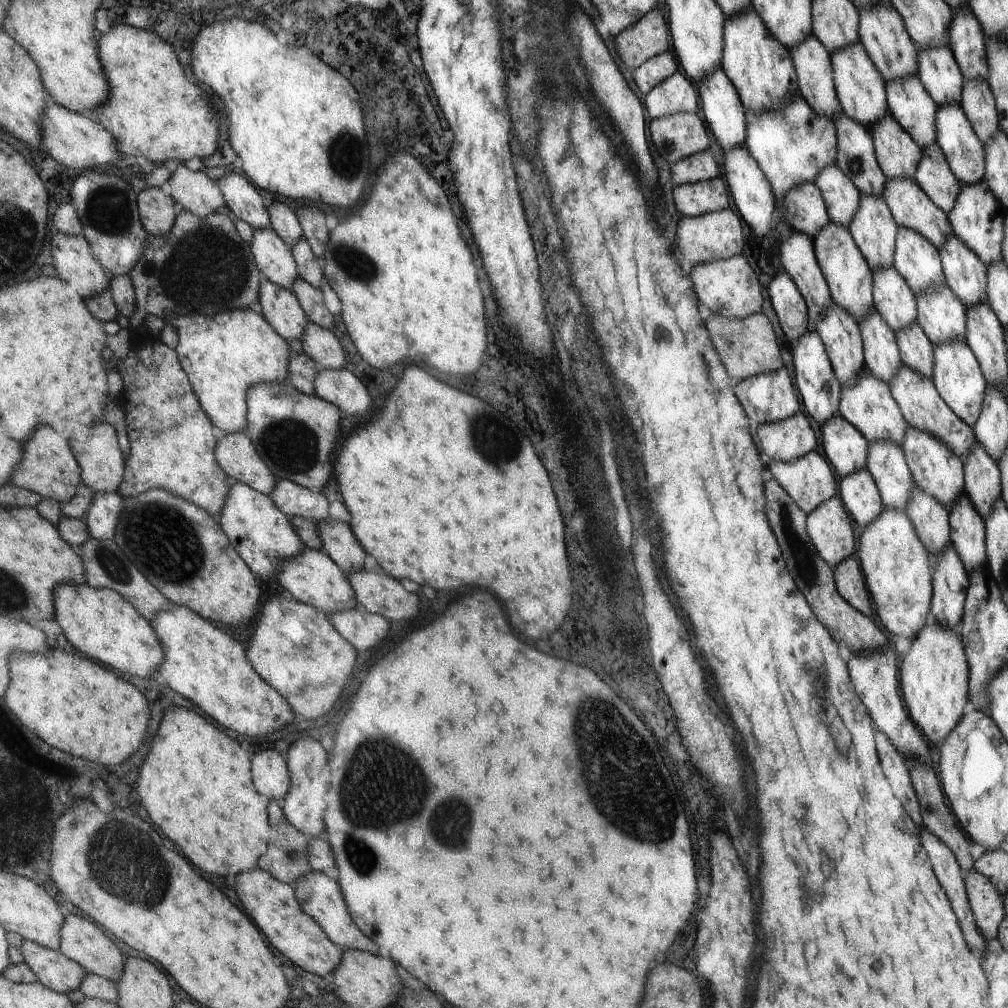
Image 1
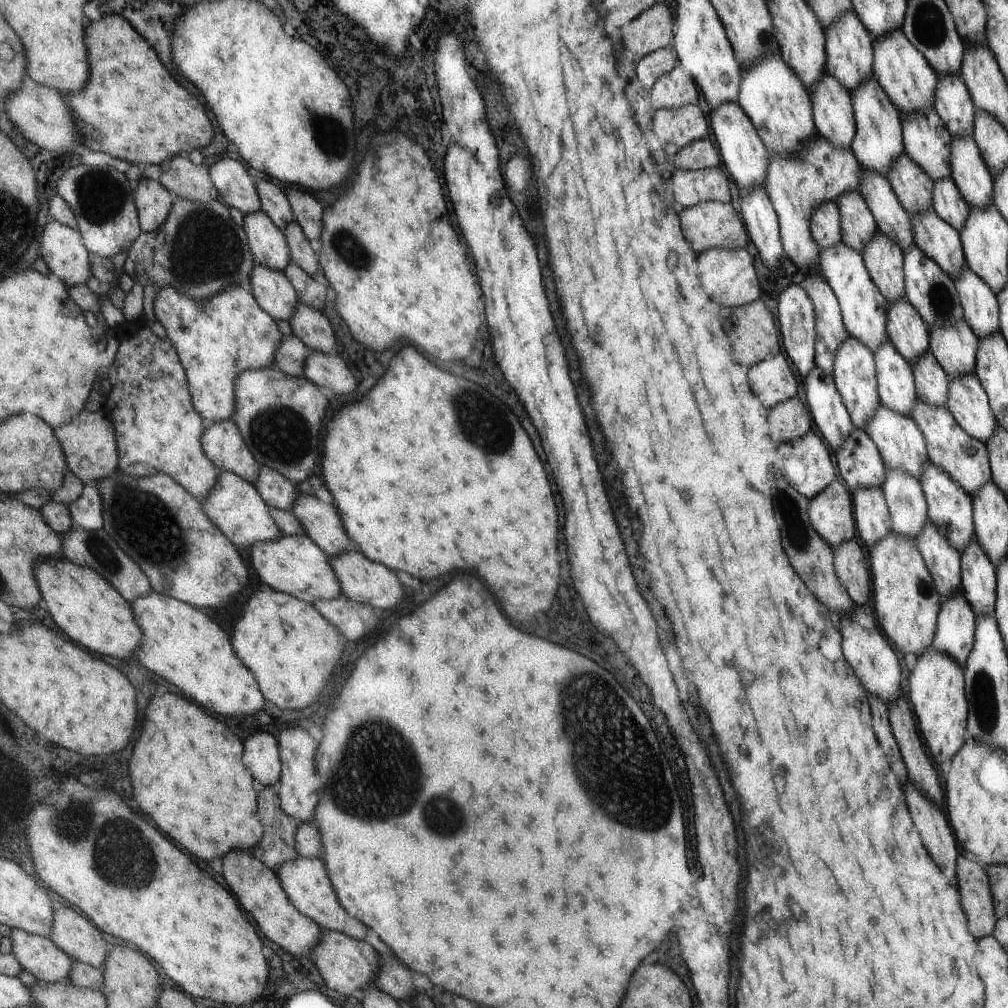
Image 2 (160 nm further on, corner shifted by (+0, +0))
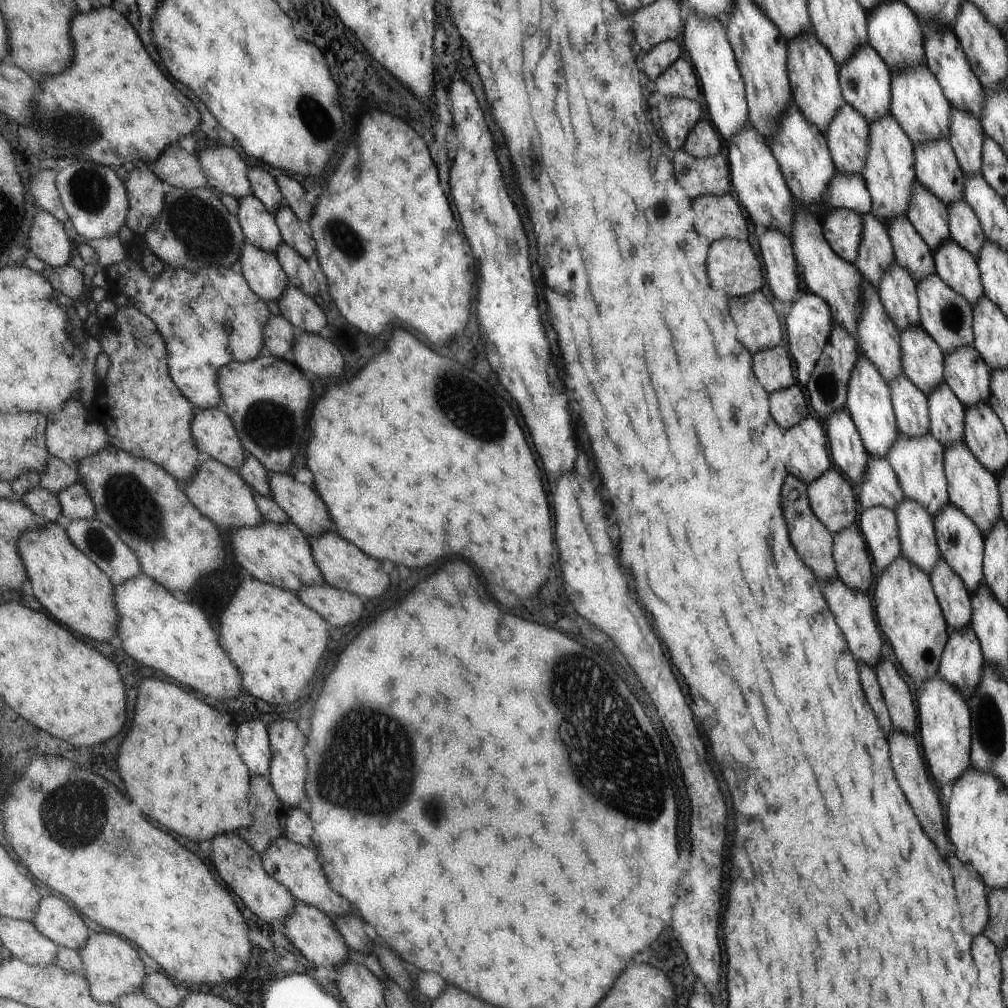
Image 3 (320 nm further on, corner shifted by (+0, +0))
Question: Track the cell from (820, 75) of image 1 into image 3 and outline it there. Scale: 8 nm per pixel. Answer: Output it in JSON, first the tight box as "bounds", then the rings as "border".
{"bounds":[823,103,869,175],"border":[[[847,103],[838,108],[823,133],[837,171],[844,175],[861,174],[869,153],[869,124]]]}

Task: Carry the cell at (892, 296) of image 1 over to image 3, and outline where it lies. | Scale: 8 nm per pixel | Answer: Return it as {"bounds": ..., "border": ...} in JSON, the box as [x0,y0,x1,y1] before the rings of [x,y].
{"bounds":[899,325,945,395],"border":[[[920,325],[899,331],[902,372],[924,395],[944,382],[945,363],[941,347]]]}

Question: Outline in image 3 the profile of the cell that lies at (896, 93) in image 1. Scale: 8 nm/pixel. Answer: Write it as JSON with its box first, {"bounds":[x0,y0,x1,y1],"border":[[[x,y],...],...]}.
{"bounds":[913,141,965,206],"border":[[[949,141],[915,144],[913,153],[914,174],[927,191],[945,206],[963,200],[965,176]]]}

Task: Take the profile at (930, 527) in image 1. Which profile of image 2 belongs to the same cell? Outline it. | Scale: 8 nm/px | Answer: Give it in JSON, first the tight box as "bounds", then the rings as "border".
{"bounds":[915,520,961,600],"border":[[[931,520],[923,525],[922,532],[915,540],[941,600],[961,589],[961,556],[949,540],[937,532]]]}

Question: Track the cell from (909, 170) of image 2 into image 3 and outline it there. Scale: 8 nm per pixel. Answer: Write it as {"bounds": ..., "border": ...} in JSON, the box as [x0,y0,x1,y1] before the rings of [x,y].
{"bounds":[904,181,950,252],"border":[[[918,181],[914,182],[910,198],[910,209],[907,209],[904,216],[920,234],[923,242],[926,242],[926,245],[934,252],[950,239],[946,206]]]}

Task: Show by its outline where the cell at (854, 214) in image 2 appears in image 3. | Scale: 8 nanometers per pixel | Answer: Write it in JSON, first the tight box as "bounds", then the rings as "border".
{"bounds":[853,212,894,290],"border":[[[870,212],[862,215],[862,240],[853,264],[860,274],[878,290],[883,273],[894,262],[889,232]]]}

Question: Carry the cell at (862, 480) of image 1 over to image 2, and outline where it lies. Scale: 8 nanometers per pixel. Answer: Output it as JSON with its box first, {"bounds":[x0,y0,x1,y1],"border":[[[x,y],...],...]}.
{"bounds":[852,487,891,548],"border":[[[863,487],[852,491],[852,497],[858,538],[869,548],[891,532],[890,511],[885,495],[880,488]]]}

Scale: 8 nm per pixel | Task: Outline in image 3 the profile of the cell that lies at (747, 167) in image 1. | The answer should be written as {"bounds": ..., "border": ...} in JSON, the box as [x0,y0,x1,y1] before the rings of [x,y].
{"bounds":[760,227,800,302],"border":[[[777,227],[761,229],[760,252],[765,263],[768,288],[779,302],[793,302],[800,293],[797,266],[790,238]]]}

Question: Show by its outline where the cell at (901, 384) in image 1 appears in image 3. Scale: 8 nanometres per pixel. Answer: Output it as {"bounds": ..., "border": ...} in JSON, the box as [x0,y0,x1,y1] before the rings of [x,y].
{"bounds":[942,443,1001,539],"border":[[[955,443],[943,447],[942,465],[949,484],[949,499],[955,507],[963,511],[982,532],[983,539],[987,531],[1001,518],[1001,495],[995,478],[967,448],[966,443]]]}

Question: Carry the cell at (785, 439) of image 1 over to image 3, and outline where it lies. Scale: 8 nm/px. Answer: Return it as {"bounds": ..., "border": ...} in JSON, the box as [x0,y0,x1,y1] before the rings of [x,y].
{"bounds":[771,384,807,430],"border":[[[797,384],[771,394],[771,414],[783,430],[799,424],[807,416],[807,402]]]}

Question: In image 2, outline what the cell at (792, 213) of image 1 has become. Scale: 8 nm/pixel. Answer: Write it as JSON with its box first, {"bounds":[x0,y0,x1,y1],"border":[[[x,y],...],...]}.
{"bounds":[810,201,841,249],"border":[[[833,201],[817,205],[810,216],[810,233],[820,249],[841,242],[841,215]]]}

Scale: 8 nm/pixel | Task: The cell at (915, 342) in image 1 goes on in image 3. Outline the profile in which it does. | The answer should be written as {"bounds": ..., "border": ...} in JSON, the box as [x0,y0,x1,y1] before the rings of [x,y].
{"bounds":[926,382,965,447],"border":[[[945,382],[926,395],[929,401],[931,433],[943,447],[961,443],[965,438],[965,408]]]}

